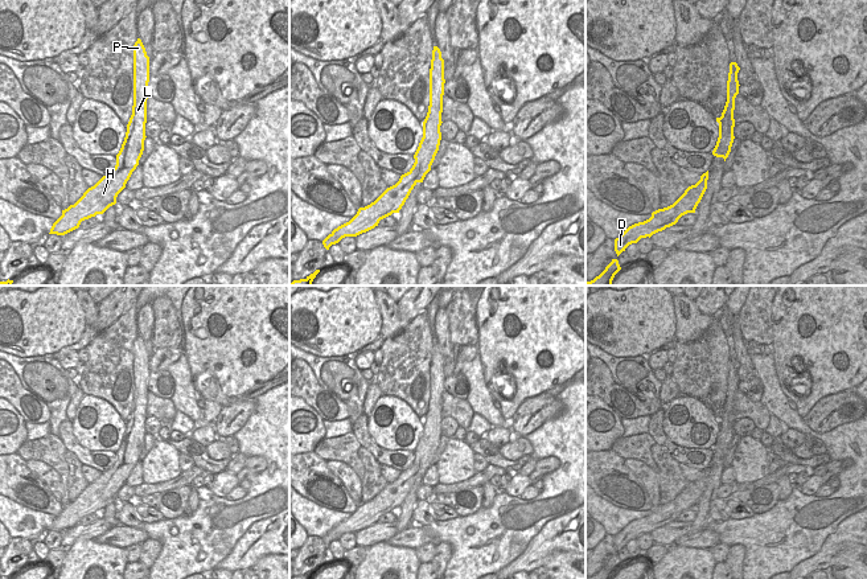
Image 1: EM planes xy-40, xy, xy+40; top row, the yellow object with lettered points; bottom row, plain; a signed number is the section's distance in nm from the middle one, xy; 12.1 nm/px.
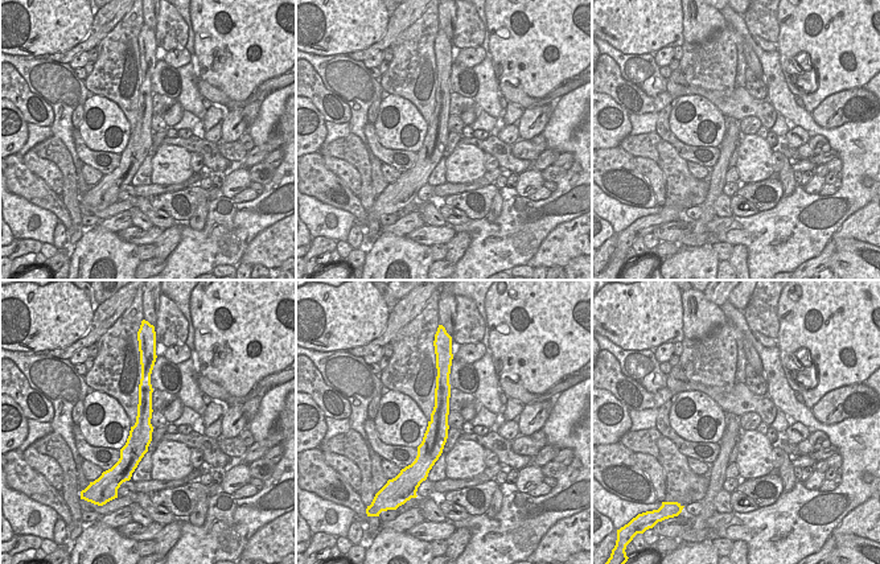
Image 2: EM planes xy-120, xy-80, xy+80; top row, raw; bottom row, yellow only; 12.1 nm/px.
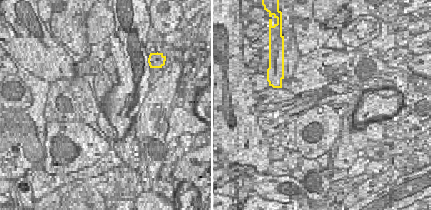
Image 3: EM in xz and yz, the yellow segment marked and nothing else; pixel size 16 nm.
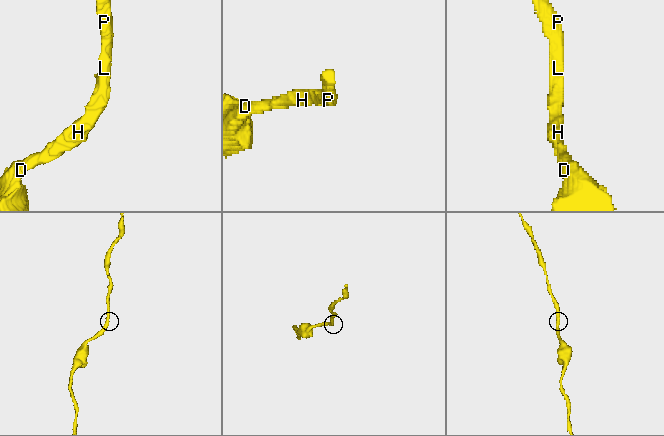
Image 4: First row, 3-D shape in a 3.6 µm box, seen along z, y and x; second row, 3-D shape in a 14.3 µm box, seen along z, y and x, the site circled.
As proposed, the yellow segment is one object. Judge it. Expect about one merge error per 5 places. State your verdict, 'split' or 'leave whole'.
leave whole

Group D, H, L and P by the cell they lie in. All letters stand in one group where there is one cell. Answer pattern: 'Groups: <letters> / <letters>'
Groups: D H L P

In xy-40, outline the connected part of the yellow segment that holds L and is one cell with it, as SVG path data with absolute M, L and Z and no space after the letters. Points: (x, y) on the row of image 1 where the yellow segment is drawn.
M140 38L133 45L133 106L127 132L115 168L67 209L53 223L49 234L65 235L79 227L81 222L103 214L116 204L118 194L126 188L132 172L139 165L144 151L147 99L149 82L149 57Z

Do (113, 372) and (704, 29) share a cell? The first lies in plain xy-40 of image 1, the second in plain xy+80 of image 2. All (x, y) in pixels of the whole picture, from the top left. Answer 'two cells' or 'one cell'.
two cells

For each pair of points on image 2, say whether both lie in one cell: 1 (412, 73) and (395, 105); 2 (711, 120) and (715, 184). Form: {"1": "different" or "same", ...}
{"1": "different", "2": "different"}

